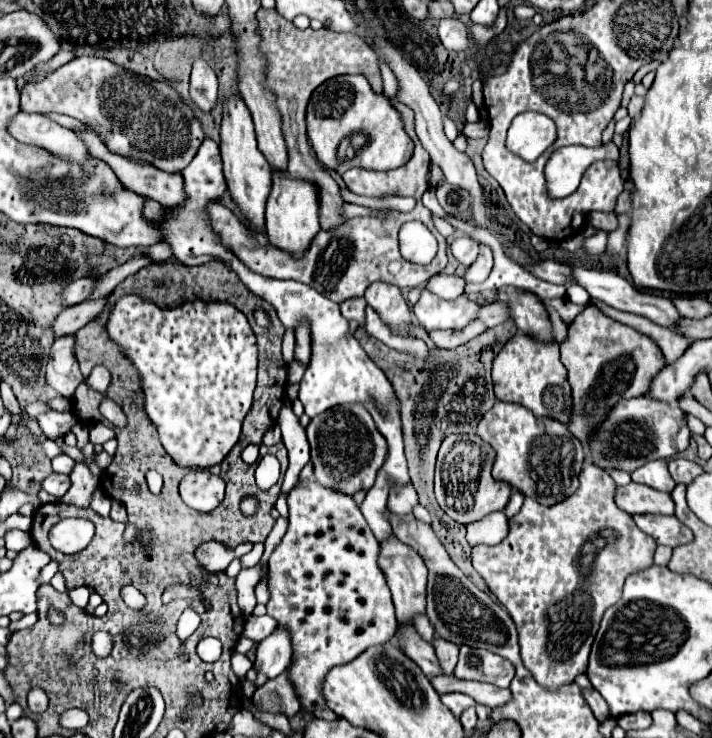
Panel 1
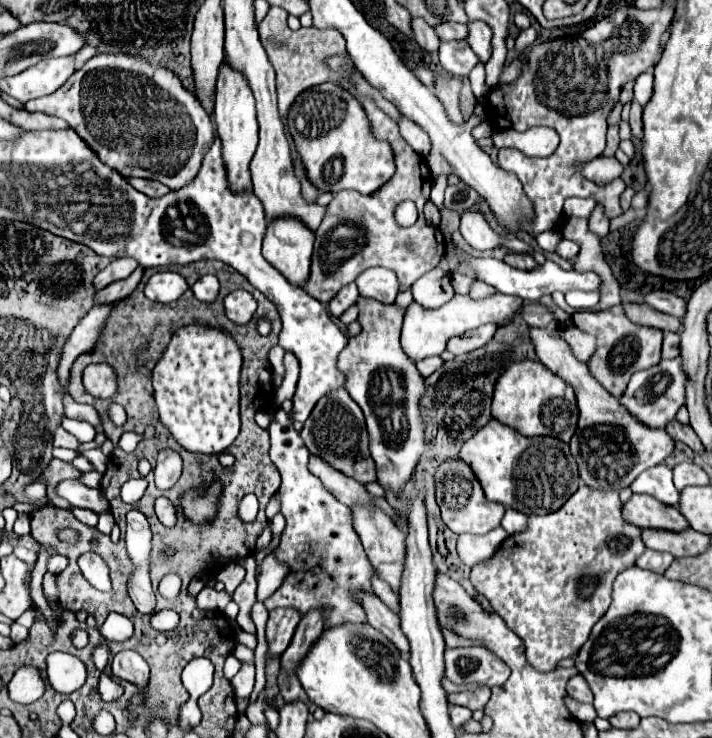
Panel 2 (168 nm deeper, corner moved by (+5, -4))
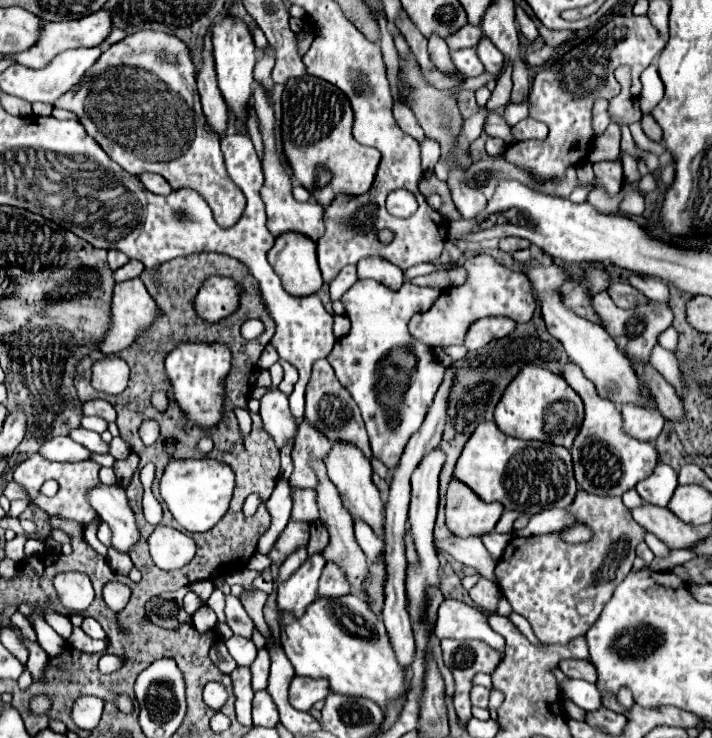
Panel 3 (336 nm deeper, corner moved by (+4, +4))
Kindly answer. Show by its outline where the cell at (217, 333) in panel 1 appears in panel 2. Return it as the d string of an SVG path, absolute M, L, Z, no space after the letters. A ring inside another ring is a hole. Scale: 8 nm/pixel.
M207 326L179 328L153 370L159 418L189 452L221 454L239 434L241 352L223 330Z

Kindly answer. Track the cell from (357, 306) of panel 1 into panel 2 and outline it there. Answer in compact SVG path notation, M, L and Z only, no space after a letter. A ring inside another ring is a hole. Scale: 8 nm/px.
M351 282L347 284L345 288L339 290L339 294L329 302L329 308L331 308L331 314L333 312L345 312L349 306L353 306L359 298L359 292L357 292L357 284Z

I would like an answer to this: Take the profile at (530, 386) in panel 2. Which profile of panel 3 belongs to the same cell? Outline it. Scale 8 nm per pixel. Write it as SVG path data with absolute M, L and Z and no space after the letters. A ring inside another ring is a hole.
M526 364L516 380L508 384L500 404L496 404L494 420L502 432L522 440L542 440L570 448L584 418L580 396L566 384L566 380L546 368Z

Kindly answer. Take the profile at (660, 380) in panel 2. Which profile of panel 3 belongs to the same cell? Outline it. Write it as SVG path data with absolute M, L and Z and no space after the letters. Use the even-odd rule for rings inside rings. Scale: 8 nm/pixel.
M640 378L640 394L646 400L644 404L622 404L620 412L624 418L624 430L638 438L654 442L664 426L664 416L656 408L656 400L648 388L648 384Z

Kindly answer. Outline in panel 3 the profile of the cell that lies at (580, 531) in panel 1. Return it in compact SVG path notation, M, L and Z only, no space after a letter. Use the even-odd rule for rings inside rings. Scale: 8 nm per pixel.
M582 488L576 492L576 500L567 508L576 518L574 524L588 526L592 530L592 538L588 542L578 542L578 544L568 544L562 540L560 531L550 532L550 534L538 534L538 536L514 536L510 544L506 546L500 562L496 564L496 576L500 582L500 588L504 596L508 598L510 606L514 612L522 614L536 638L542 644L568 644L576 636L584 636L590 628L592 622L598 620L602 608L606 602L612 598L614 588L626 578L626 574L632 570L632 562L636 558L636 546L644 540L646 532L636 524L630 516L630 510L624 506L622 498L610 496L610 498L600 498L584 492Z

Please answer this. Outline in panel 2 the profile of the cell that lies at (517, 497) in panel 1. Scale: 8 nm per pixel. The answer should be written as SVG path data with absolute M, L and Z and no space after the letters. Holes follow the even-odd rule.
M507 510L505 516L503 516L501 526L503 526L509 534L523 532L523 530L527 528L527 516L521 514L521 512L515 512L515 510Z

